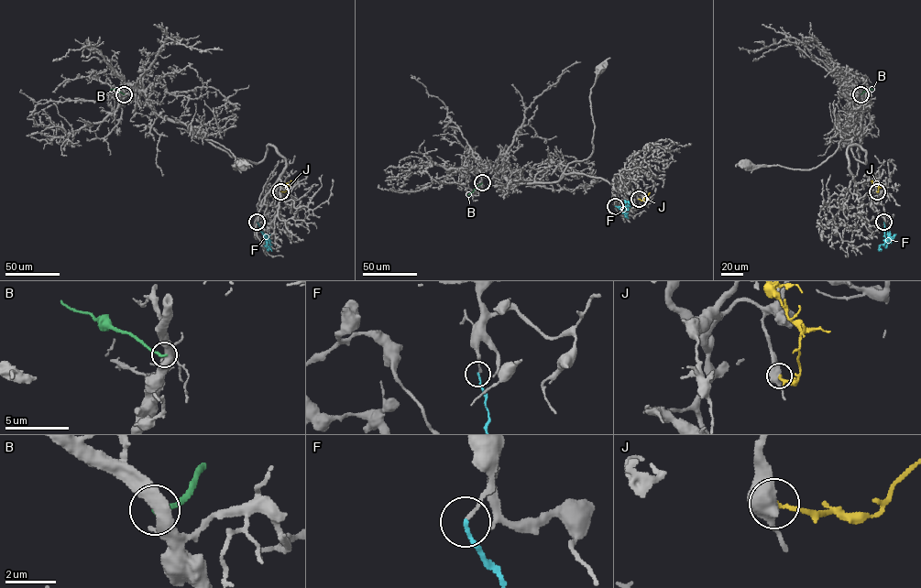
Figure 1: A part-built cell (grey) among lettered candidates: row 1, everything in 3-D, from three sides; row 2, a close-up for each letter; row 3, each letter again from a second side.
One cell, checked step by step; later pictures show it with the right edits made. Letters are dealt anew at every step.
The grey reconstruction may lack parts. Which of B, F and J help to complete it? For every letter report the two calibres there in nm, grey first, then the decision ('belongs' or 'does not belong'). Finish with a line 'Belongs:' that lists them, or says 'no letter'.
B: 550 nm thick on the grey side, 190 nm on the other; does not belong
F: 140 nm thick on the grey side, 160 nm on the other; does not belong
J: 460 nm thick on the grey side, 160 nm on the other; does not belong
Belongs: no letter

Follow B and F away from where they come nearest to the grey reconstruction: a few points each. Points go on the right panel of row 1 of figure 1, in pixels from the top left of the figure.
B: (860, 93), (872, 90)
F: (883, 222), (885, 240), (879, 247)

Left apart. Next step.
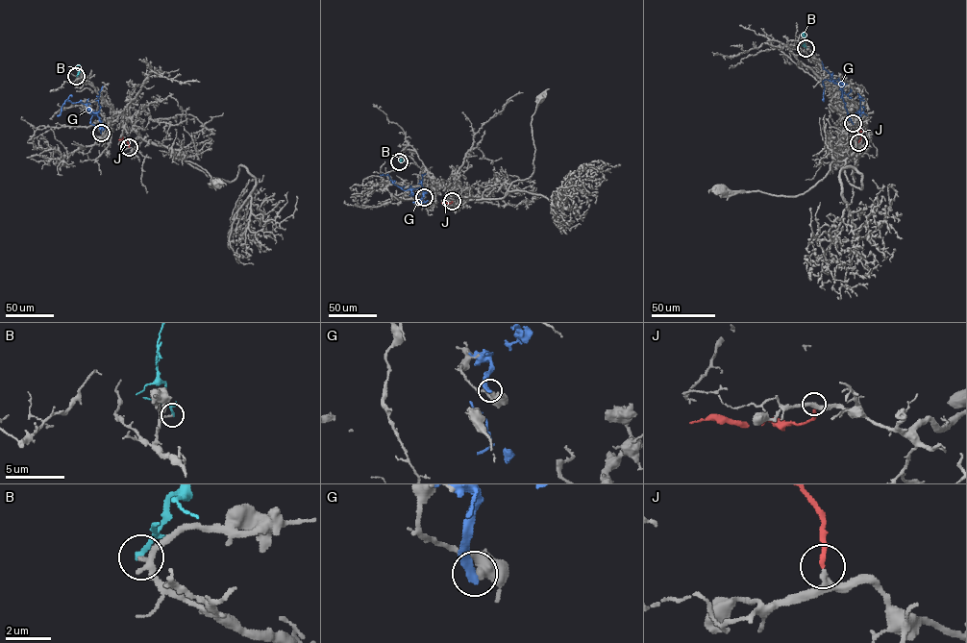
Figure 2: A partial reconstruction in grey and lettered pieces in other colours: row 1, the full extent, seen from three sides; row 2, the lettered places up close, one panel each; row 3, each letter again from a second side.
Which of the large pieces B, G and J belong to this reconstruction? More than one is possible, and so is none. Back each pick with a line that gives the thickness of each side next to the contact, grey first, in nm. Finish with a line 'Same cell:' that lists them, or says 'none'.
J: 240 nm thick on the grey side, 200 nm on the other
Same cell: J

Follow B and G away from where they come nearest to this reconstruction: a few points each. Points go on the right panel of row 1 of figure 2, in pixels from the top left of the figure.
B: (805, 48), (805, 33)
G: (853, 123), (841, 97), (843, 83), (824, 80), (823, 101)

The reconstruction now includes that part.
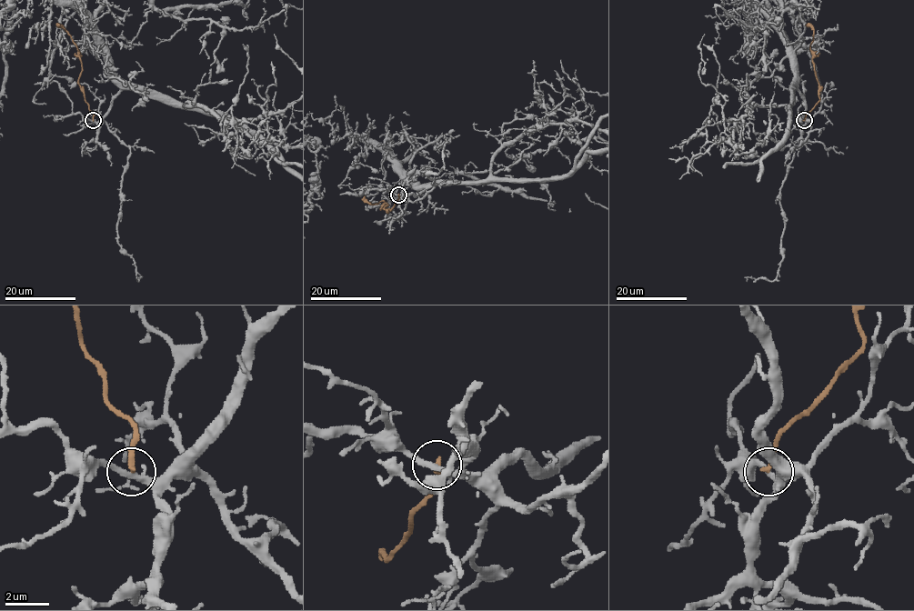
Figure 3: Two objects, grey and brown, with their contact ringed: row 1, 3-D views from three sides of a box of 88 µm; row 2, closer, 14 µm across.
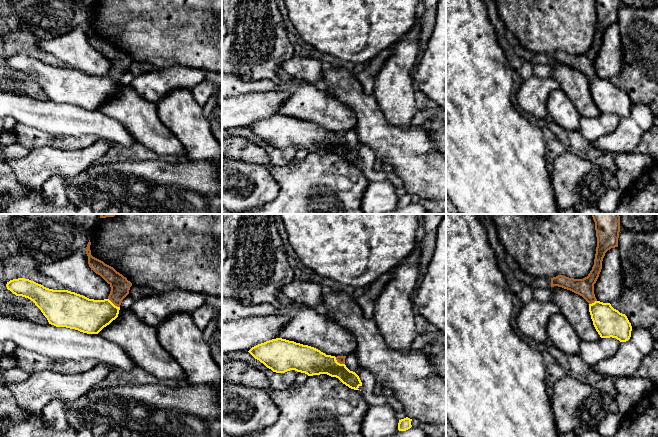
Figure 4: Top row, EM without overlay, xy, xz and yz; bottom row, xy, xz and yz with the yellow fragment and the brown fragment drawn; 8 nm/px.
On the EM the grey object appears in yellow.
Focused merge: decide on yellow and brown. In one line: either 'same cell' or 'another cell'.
another cell

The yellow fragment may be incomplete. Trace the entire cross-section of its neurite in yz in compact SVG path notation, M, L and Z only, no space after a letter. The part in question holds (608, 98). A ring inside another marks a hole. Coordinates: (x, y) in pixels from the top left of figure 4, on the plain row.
M595 77L589 80L593 101L601 114L616 114L626 118L631 113L632 102L625 90L614 85L610 79Z

